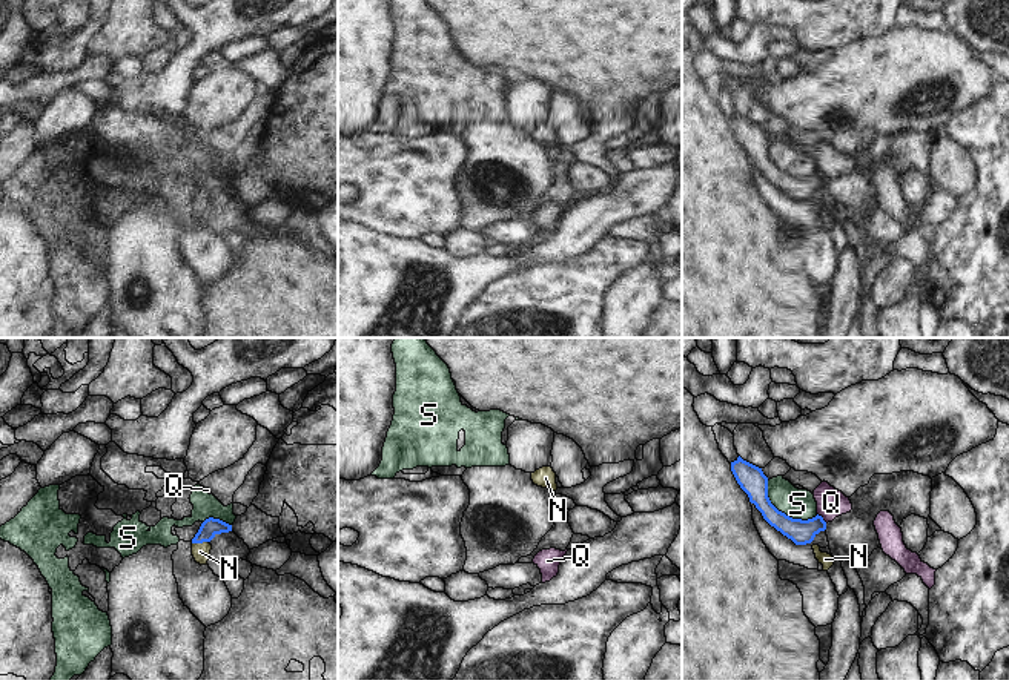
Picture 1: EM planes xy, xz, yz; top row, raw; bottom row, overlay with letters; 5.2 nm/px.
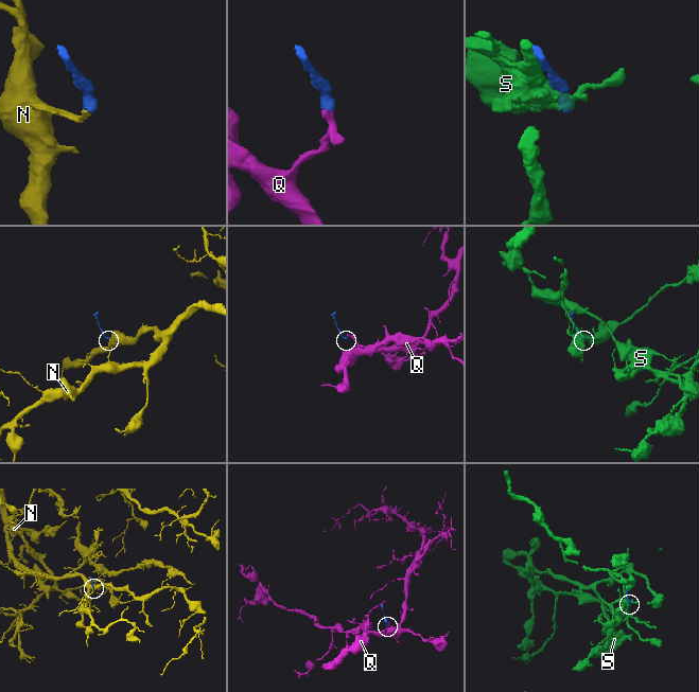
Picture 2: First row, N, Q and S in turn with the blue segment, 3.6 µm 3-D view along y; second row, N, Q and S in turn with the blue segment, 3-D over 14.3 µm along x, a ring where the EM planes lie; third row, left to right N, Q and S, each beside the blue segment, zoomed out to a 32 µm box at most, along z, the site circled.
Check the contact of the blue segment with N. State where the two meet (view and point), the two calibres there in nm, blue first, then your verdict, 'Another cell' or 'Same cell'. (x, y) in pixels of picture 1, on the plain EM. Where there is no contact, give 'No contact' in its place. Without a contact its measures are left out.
Touches blue at xy (200, 198). Thickness 90 nm (blue) against 90 nm. Same cell.

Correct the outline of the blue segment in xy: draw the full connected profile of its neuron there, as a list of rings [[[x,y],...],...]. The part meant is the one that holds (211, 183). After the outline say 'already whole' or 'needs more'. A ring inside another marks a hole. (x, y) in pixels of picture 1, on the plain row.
[[[209,173],[206,175],[195,193],[192,195],[192,212],[197,220],[200,221],[207,221],[209,210],[212,206],[212,201],[209,200],[217,190],[221,189],[229,189],[232,187],[232,181],[220,177]]] | needs more

